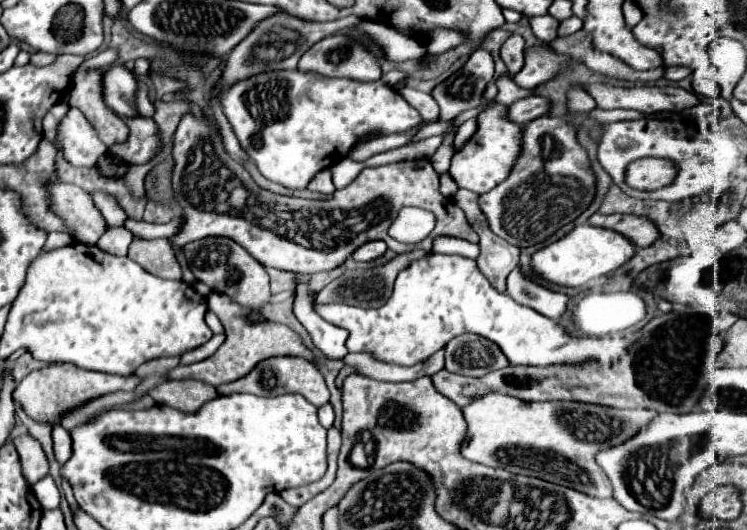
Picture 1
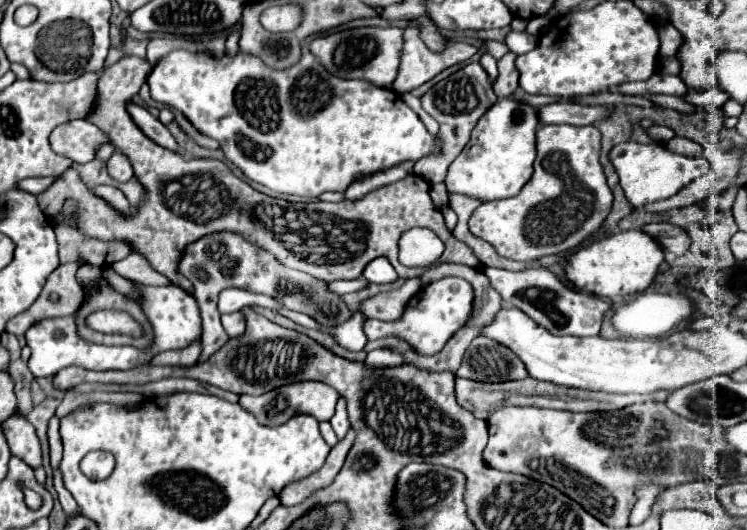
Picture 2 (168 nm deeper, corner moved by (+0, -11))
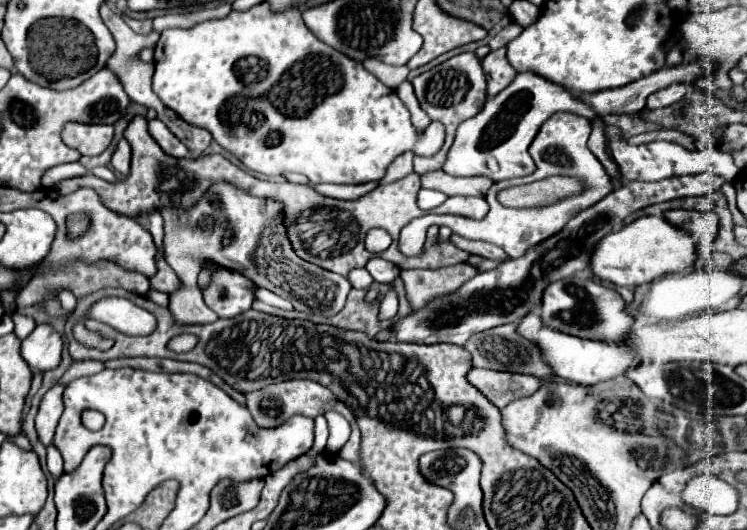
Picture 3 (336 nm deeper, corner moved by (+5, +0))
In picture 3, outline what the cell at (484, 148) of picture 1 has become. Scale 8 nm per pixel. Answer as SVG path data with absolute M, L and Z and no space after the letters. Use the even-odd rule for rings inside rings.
M518 73L502 93L484 103L484 109L476 117L470 117L458 125L442 171L452 173L454 177L484 175L492 181L516 179L534 173L536 167L528 147L540 125L558 111L576 113L590 121L596 117L596 113L578 95L562 89L562 85L556 85L544 77L536 77L536 73Z

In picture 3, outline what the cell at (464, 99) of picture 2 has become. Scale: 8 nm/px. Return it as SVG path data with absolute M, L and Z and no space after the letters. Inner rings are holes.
M460 53L460 55L440 63L438 67L414 77L412 85L414 85L414 93L420 101L420 107L428 113L428 117L432 121L440 121L446 129L446 139L444 139L444 145L442 145L440 153L436 153L434 157L420 157L420 155L414 157L414 171L418 175L424 175L424 173L436 171L444 165L446 153L448 153L448 149L454 141L456 127L462 121L474 117L482 109L482 105L486 101L486 79L484 79L484 71L480 67L478 57L474 53Z

